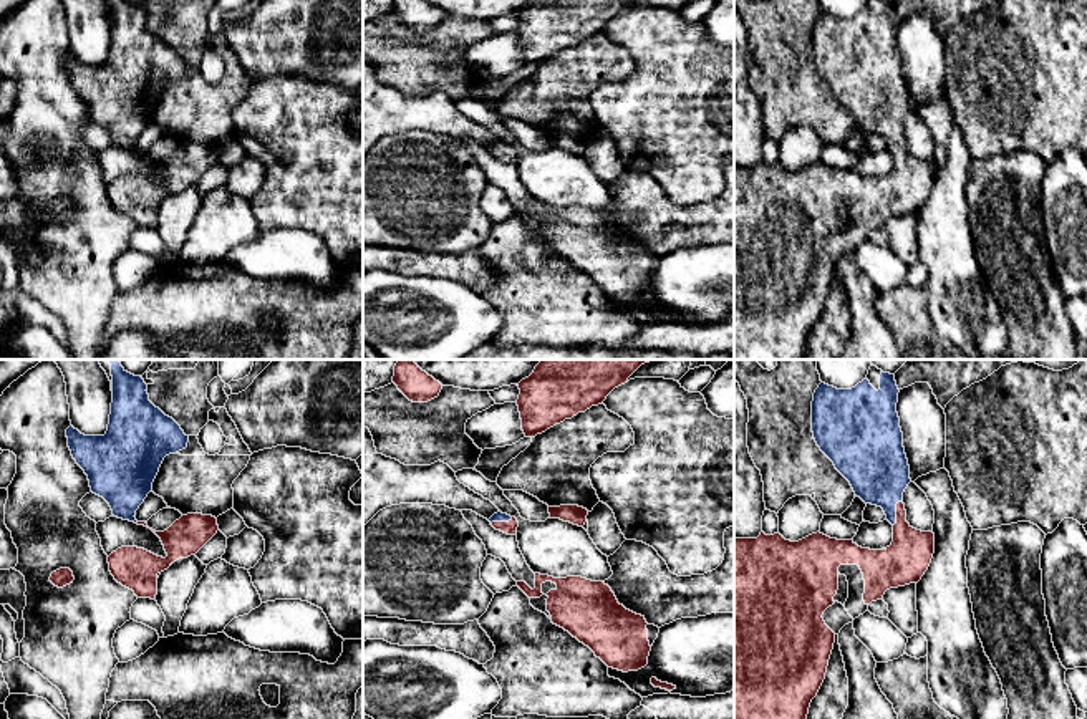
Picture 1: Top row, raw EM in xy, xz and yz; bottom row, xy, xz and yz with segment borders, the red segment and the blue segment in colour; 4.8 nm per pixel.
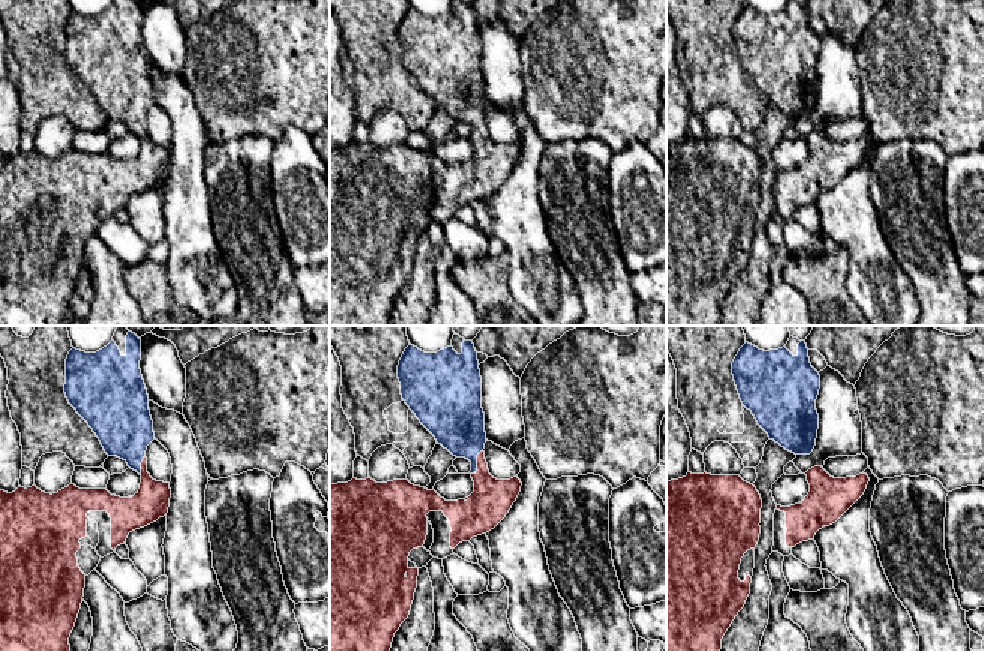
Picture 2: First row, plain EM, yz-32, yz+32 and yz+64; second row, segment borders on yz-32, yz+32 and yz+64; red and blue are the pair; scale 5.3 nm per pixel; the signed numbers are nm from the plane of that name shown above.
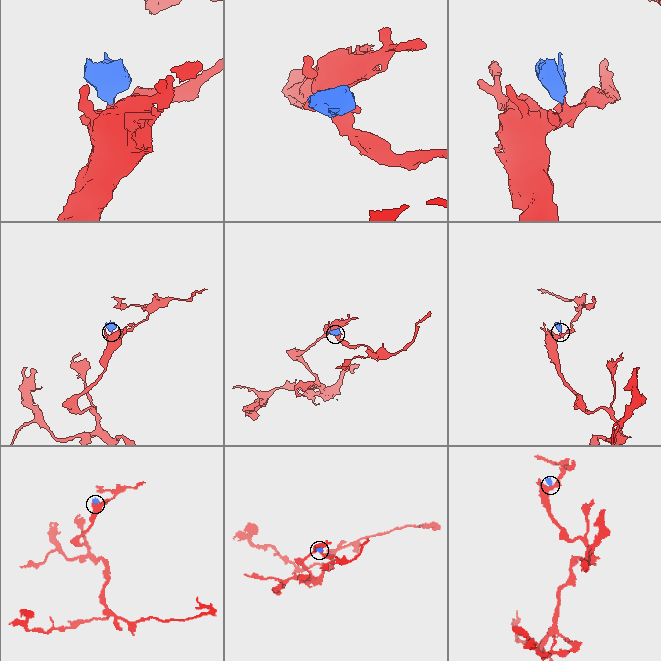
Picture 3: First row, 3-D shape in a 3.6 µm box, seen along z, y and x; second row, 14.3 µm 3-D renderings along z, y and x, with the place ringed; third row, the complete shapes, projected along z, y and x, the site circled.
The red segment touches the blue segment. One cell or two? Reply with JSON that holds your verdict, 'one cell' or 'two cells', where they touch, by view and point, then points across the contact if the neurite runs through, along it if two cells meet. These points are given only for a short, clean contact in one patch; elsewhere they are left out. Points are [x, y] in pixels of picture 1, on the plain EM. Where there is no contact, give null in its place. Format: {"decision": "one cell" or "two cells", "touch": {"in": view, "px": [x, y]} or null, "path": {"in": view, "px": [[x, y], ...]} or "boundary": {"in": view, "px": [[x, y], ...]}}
{"decision": "one cell", "touch": {"in": "yz", "px": [897, 141]}, "path": {"in": "yz", "px": [[907, 188], [907, 169], [897, 141], [879, 106], [877, 96]]}}

